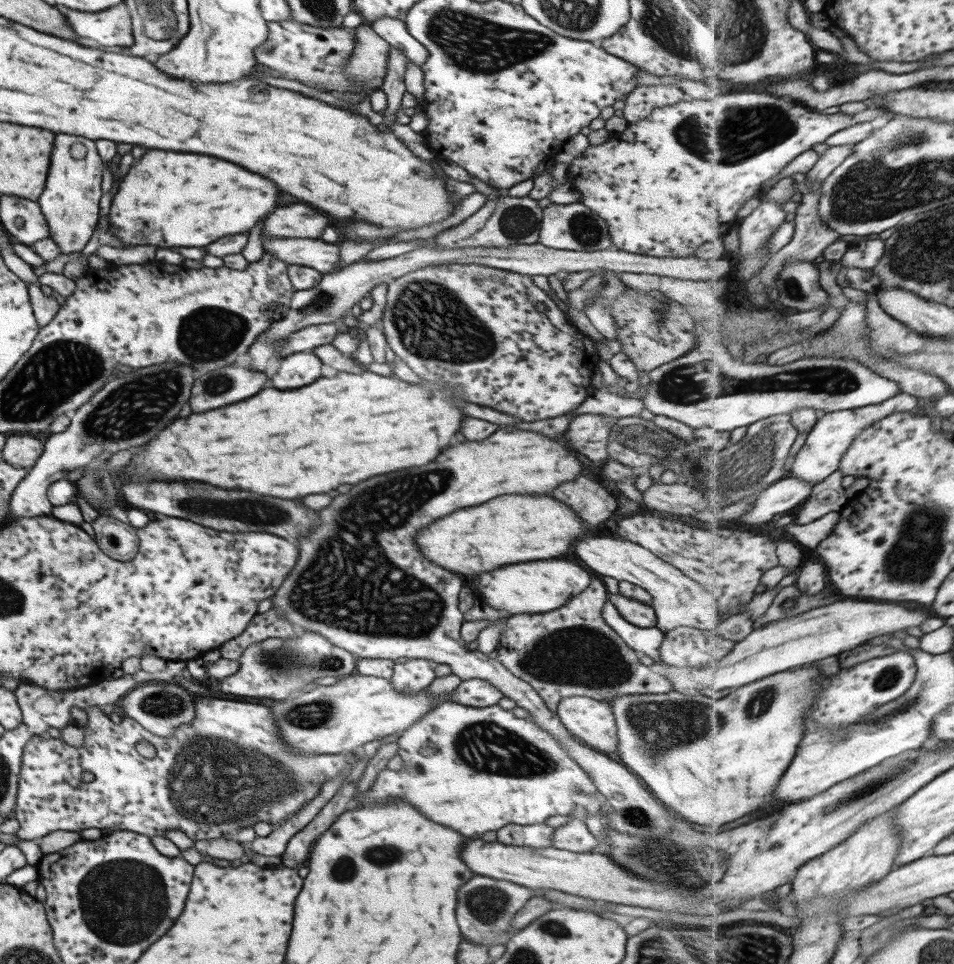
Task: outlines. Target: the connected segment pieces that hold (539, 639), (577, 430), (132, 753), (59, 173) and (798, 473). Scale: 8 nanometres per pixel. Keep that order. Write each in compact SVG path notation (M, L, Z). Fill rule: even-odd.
M593 575L589 586L581 594L570 598L559 609L542 614L511 615L501 631L496 659L513 675L526 682L544 705L553 713L562 698L579 696L598 701L611 700L622 694L665 694L672 684L648 666L639 662L639 654L629 648L623 639L601 618L601 607L606 604L608 593L602 579Z
M581 413L572 417L563 436L572 444L575 452L598 464L609 458L605 445L615 421L610 416Z
M202 697L194 700L194 715L188 725L178 726L170 737L163 738L152 735L132 718L121 716L121 721L114 724L109 721L107 710L99 707L88 706L84 708L87 714L87 724L83 726L84 737L81 747L67 745L59 738L45 735L33 735L25 743L20 757L20 771L18 774L18 785L15 799L13 817L18 821L19 829L15 832L18 840L32 840L36 842L42 836L56 830L67 832L80 832L85 828L109 828L109 830L127 830L142 834L151 838L152 836L163 836L165 830L181 830L187 838L193 840L213 840L223 836L230 836L234 831L246 826L252 827L255 822L268 822L272 827L279 826L288 816L295 814L306 802L316 798L321 785L326 780L336 777L344 768L354 766L356 758L351 753L341 754L295 754L291 752L285 741L278 735L278 726L270 713L270 710L261 704L248 703L229 699L218 699L216 697ZM137 742L149 742L155 748L153 758L143 758L135 751Z
M55 134L44 187L36 203L43 213L50 238L59 246L62 254L81 251L96 227L97 202L102 194L100 184L103 161L99 158L93 141L71 134ZM73 144L81 144L85 148L83 158L71 156Z
M898 394L881 404L824 413L818 419L813 430L807 435L804 445L794 457L789 475L803 479L813 486L821 484L831 474L840 470L841 461L844 460L848 450L852 448L852 444L864 433L864 430L896 412L911 412L913 408L917 408L917 404L919 404L919 400L913 398L911 394Z

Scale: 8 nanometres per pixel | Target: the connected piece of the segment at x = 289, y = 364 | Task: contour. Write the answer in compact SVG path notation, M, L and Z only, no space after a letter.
M293 353L282 357L271 382L277 390L293 390L307 386L321 377L321 361L313 353Z

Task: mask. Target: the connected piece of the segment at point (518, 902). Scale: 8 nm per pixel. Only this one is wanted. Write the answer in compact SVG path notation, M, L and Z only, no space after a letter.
M474 874L467 884L463 884L457 892L457 924L461 930L461 936L469 940L471 944L481 946L493 946L505 944L513 932L510 932L510 922L513 915L519 910L524 902L533 894L533 890L525 890L524 886L495 880L487 876Z

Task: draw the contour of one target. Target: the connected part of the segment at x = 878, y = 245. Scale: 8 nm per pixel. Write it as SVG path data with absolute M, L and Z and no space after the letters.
M873 237L861 239L851 245L841 263L849 268L873 270L881 262L885 251L886 244L884 240Z

